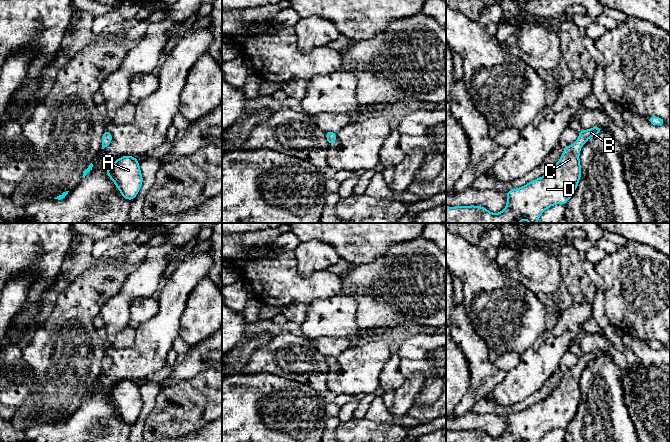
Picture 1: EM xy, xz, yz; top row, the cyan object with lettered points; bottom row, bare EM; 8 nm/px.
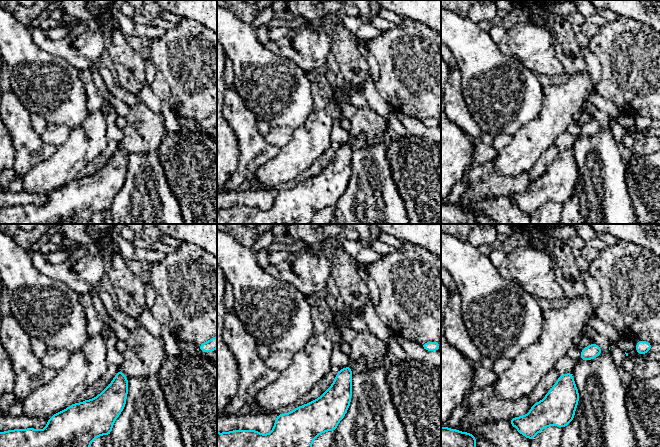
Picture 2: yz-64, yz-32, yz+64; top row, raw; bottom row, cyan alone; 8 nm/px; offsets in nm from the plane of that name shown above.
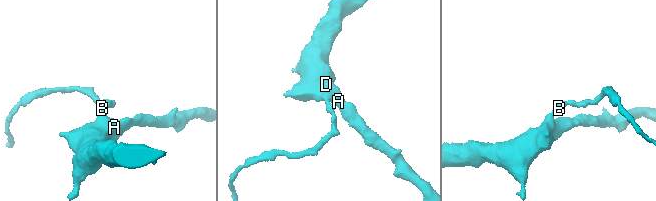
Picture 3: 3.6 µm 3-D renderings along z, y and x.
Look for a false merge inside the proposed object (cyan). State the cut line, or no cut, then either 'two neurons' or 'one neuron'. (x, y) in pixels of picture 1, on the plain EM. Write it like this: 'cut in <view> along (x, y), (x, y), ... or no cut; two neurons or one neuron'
no cut; one neuron

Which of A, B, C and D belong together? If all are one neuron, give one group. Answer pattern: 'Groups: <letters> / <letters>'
Groups: A B C D

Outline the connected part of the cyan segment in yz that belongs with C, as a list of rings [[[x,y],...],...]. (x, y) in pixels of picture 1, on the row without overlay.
[[[593,351],[579,356],[578,363],[572,369],[564,371],[563,378],[558,387],[544,400],[535,403],[528,408],[507,415],[507,429],[500,437],[491,437],[481,430],[446,430],[446,442],[539,442],[549,431],[555,428],[566,429],[570,421],[575,417],[581,401],[579,378],[586,365],[599,357],[600,351]]]

